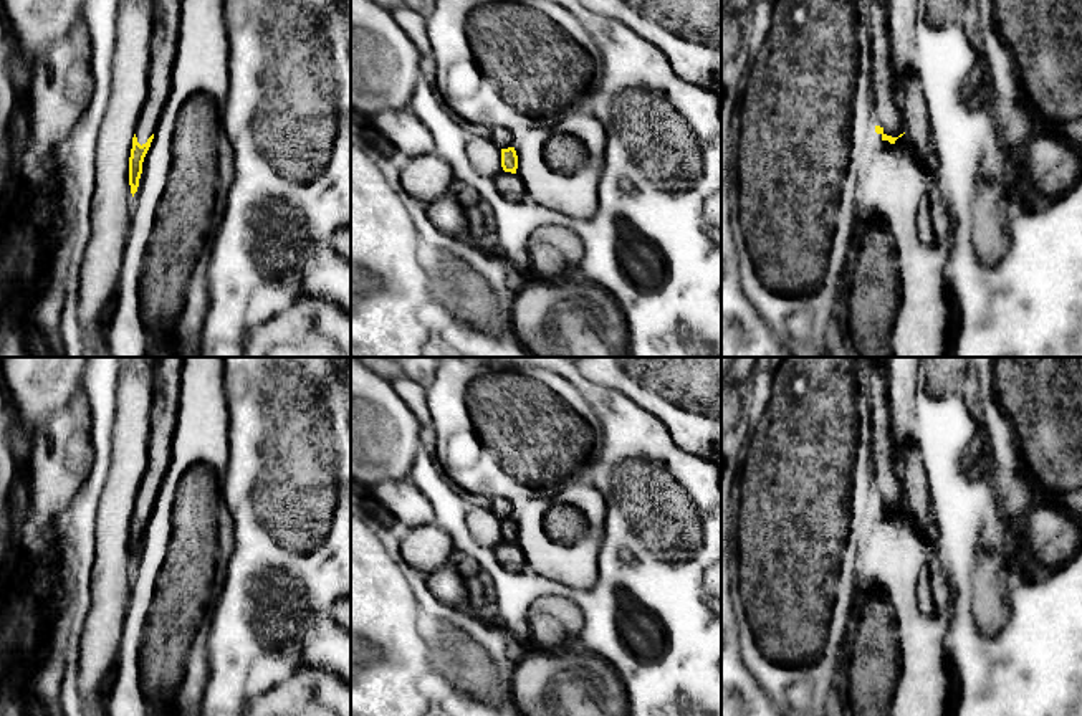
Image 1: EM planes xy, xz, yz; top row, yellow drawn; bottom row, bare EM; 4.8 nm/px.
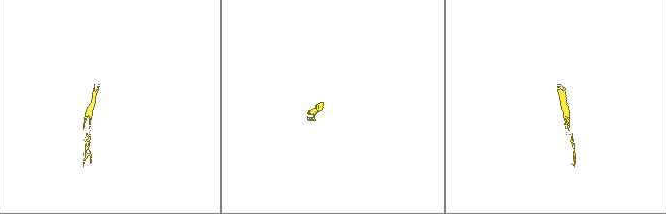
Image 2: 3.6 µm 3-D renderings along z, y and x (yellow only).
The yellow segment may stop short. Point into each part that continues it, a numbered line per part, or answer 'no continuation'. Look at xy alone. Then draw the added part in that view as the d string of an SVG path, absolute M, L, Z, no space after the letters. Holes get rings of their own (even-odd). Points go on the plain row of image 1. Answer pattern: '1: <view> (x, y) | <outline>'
1: xy (167, 372) | M156 357L149 412L147 470L136 498L136 508L141 516L154 504L169 470L180 384L182 357Z

